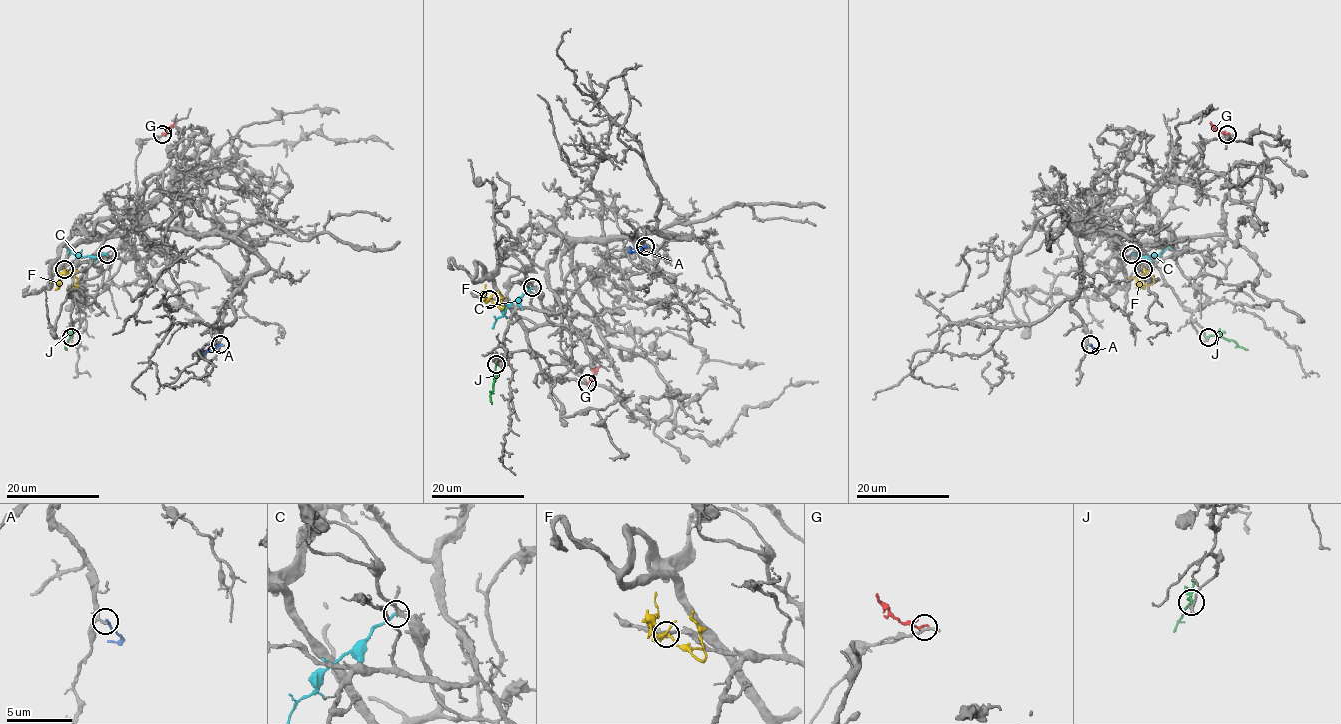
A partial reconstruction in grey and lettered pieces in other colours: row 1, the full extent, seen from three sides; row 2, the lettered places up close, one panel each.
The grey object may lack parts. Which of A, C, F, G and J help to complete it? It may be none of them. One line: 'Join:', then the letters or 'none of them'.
Join: none of them

